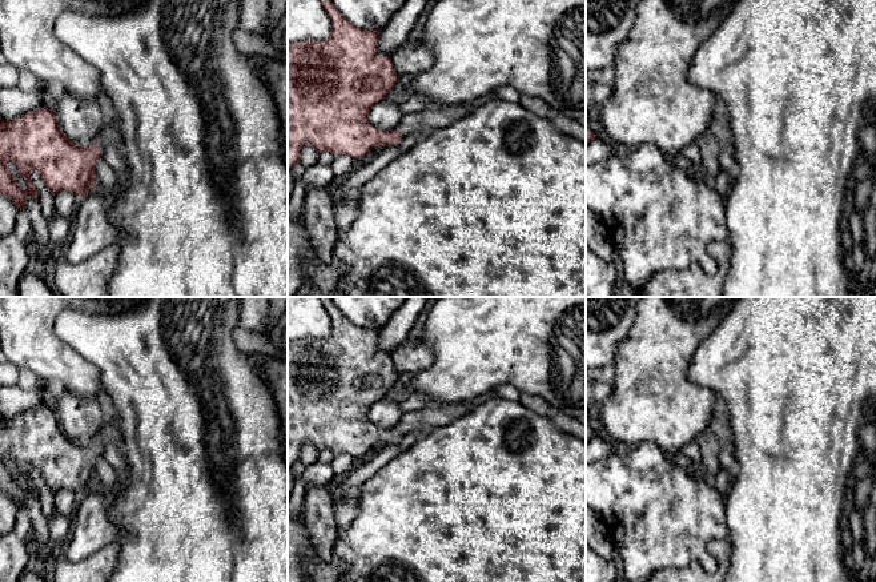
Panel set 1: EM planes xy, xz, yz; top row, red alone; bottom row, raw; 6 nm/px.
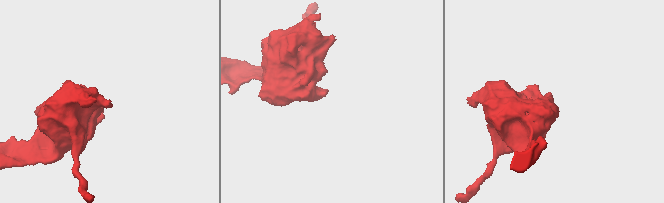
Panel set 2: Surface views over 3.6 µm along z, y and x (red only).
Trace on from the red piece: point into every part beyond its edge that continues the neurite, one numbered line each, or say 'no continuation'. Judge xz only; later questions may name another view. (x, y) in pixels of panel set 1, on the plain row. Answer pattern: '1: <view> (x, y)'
1: xz (437, 413)

